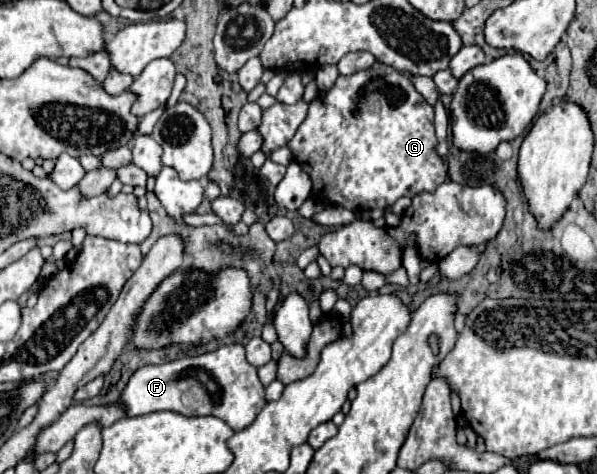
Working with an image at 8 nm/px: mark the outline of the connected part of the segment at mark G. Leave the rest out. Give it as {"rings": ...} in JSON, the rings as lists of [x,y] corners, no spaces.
{"rings":[[[379,61],[353,75],[339,75],[329,91],[319,91],[309,103],[309,113],[287,147],[313,181],[311,199],[353,211],[387,209],[399,197],[415,197],[423,191],[431,193],[447,181],[447,167],[435,149],[433,107],[413,87],[409,75]]]}

